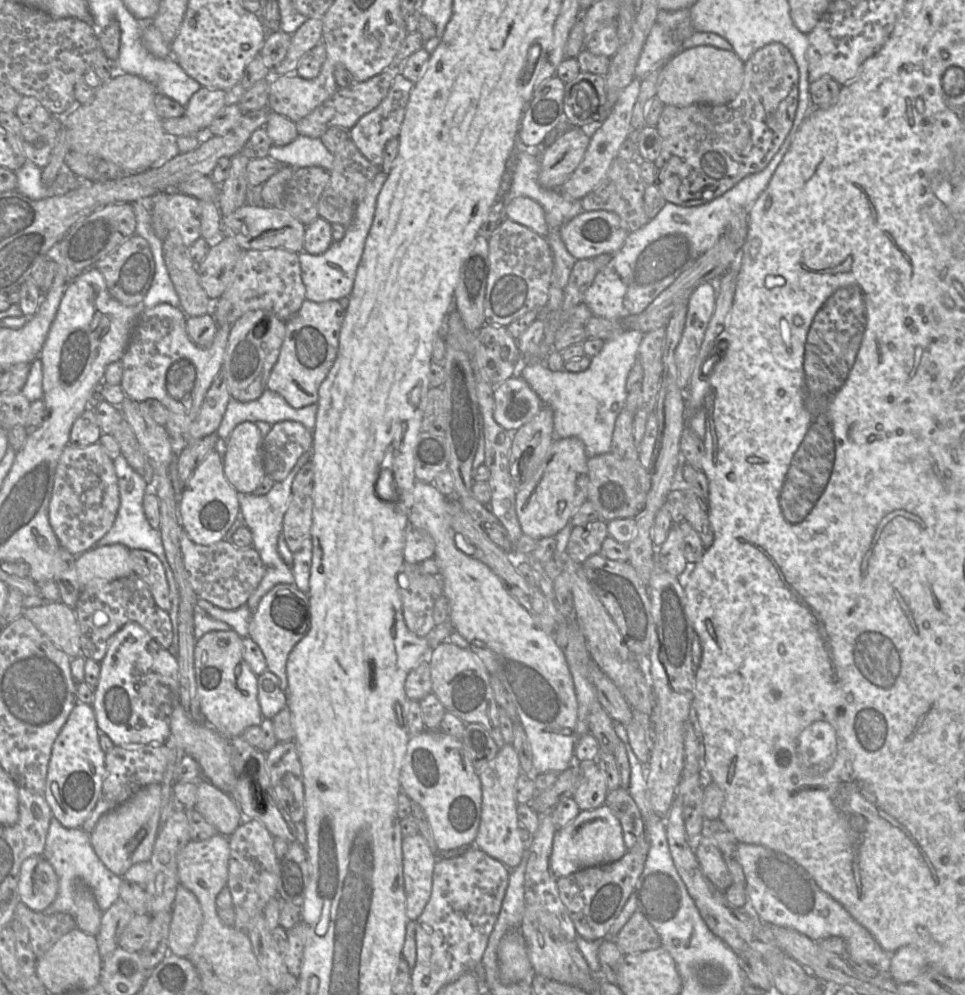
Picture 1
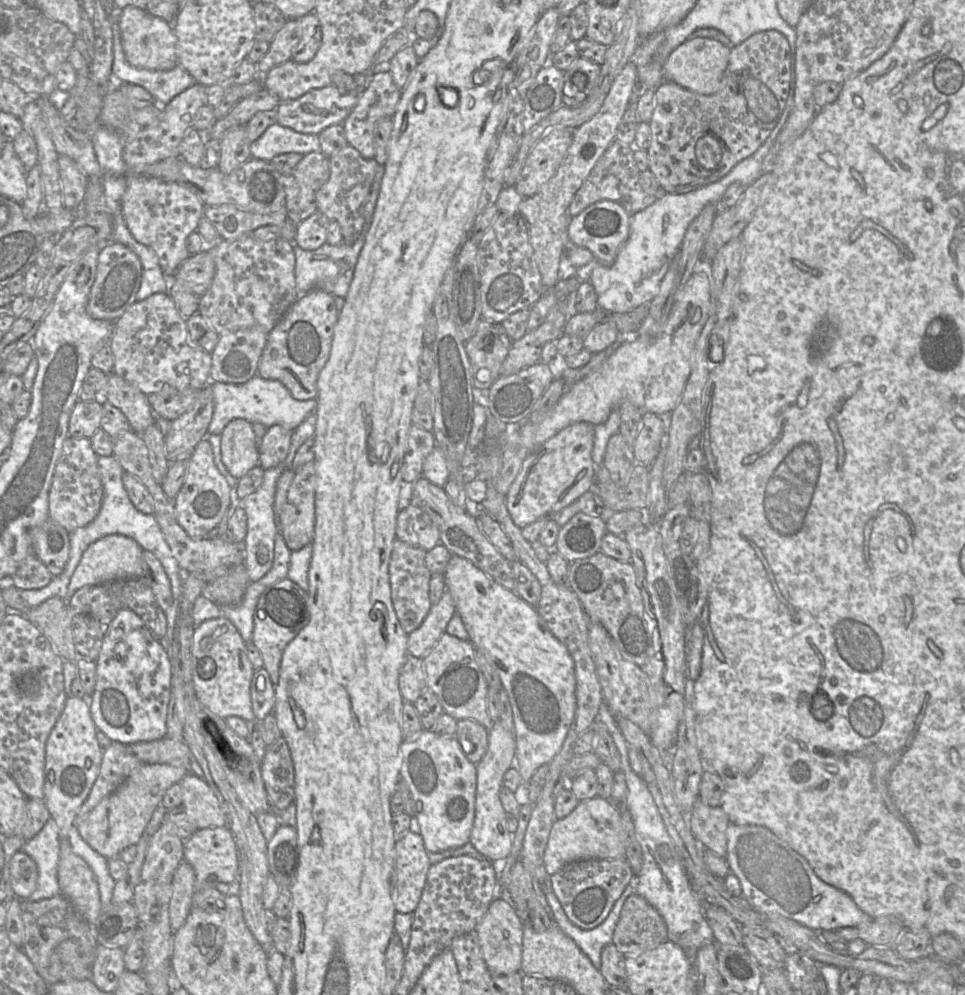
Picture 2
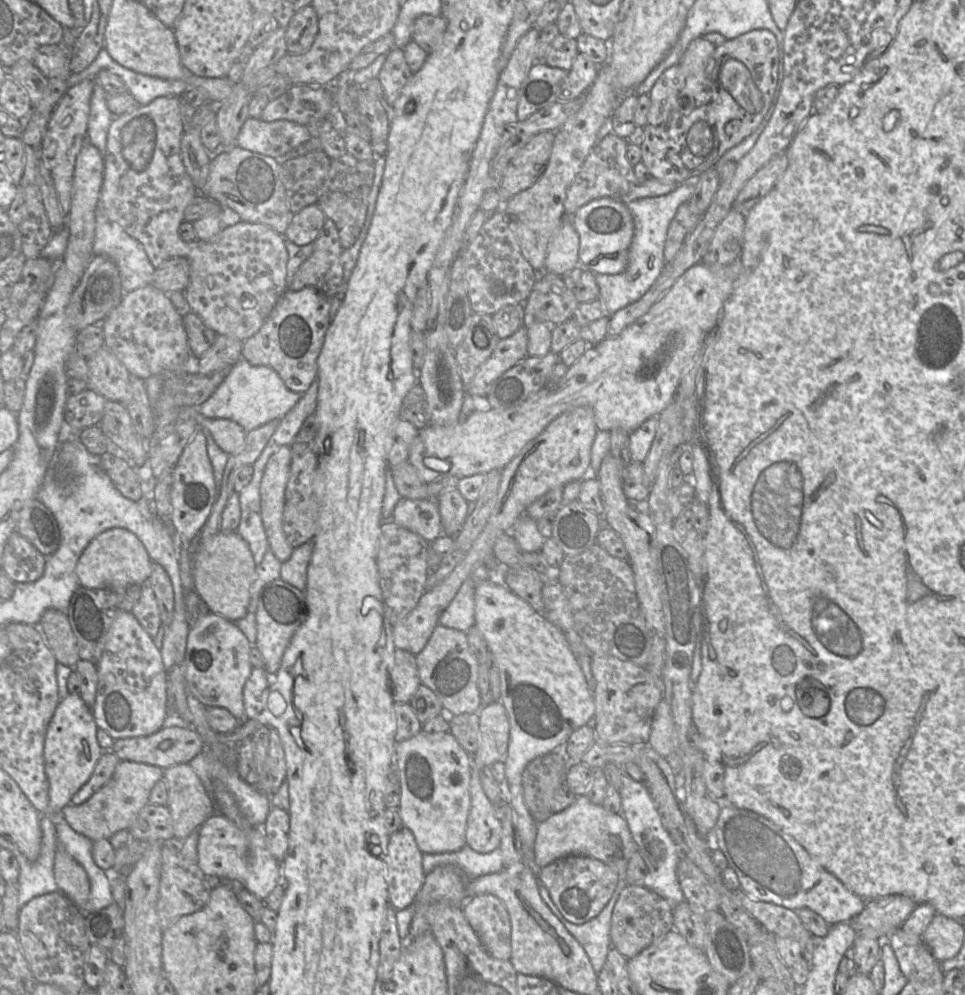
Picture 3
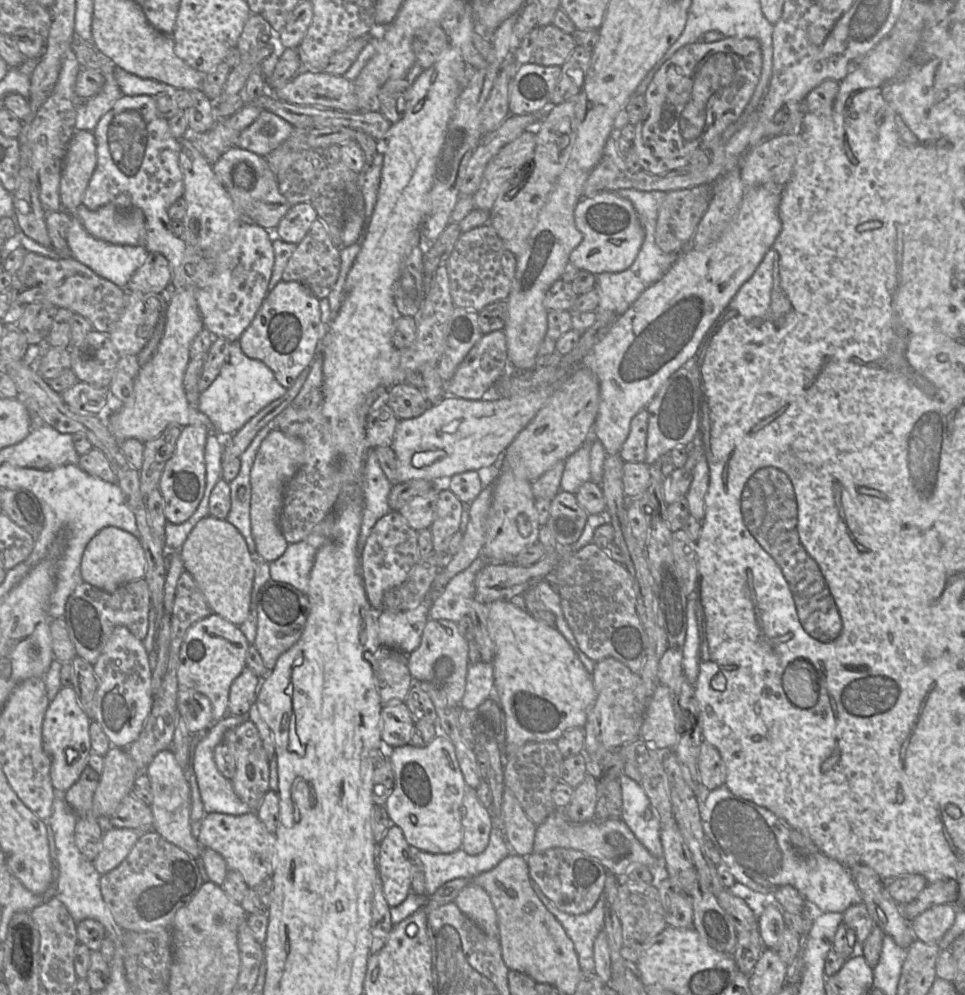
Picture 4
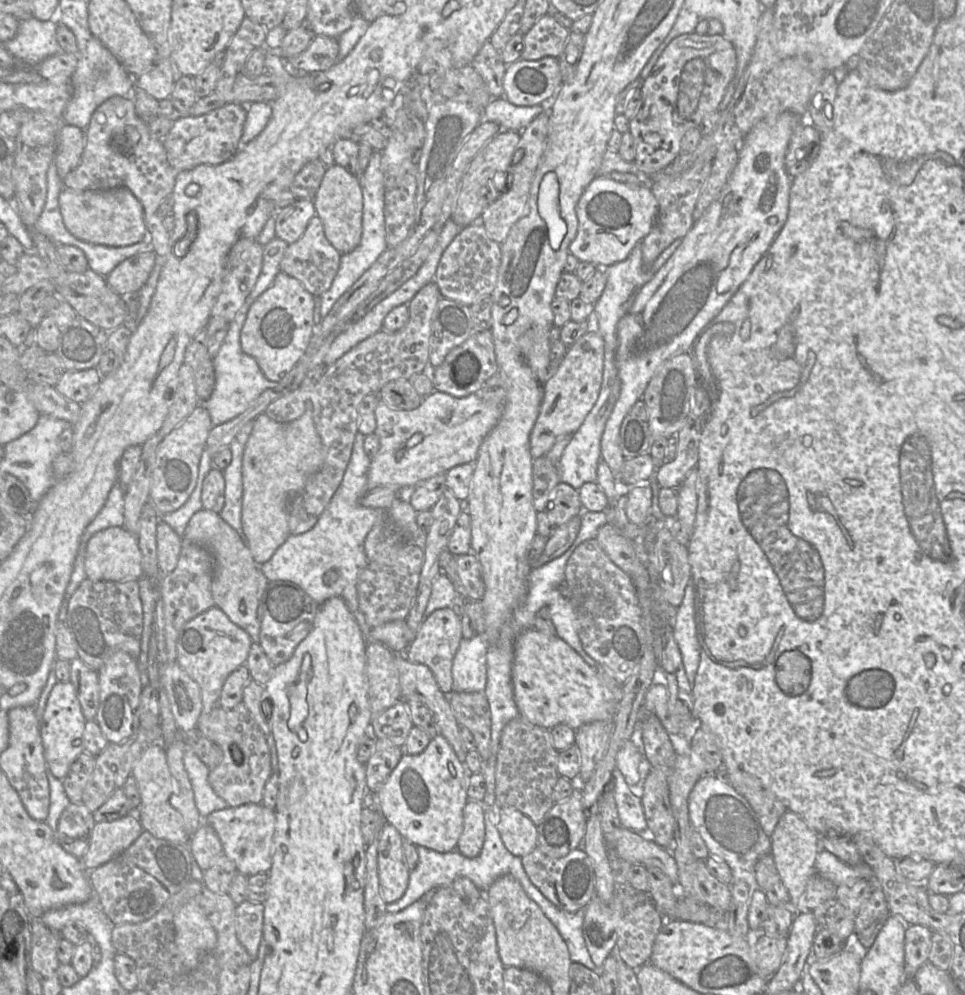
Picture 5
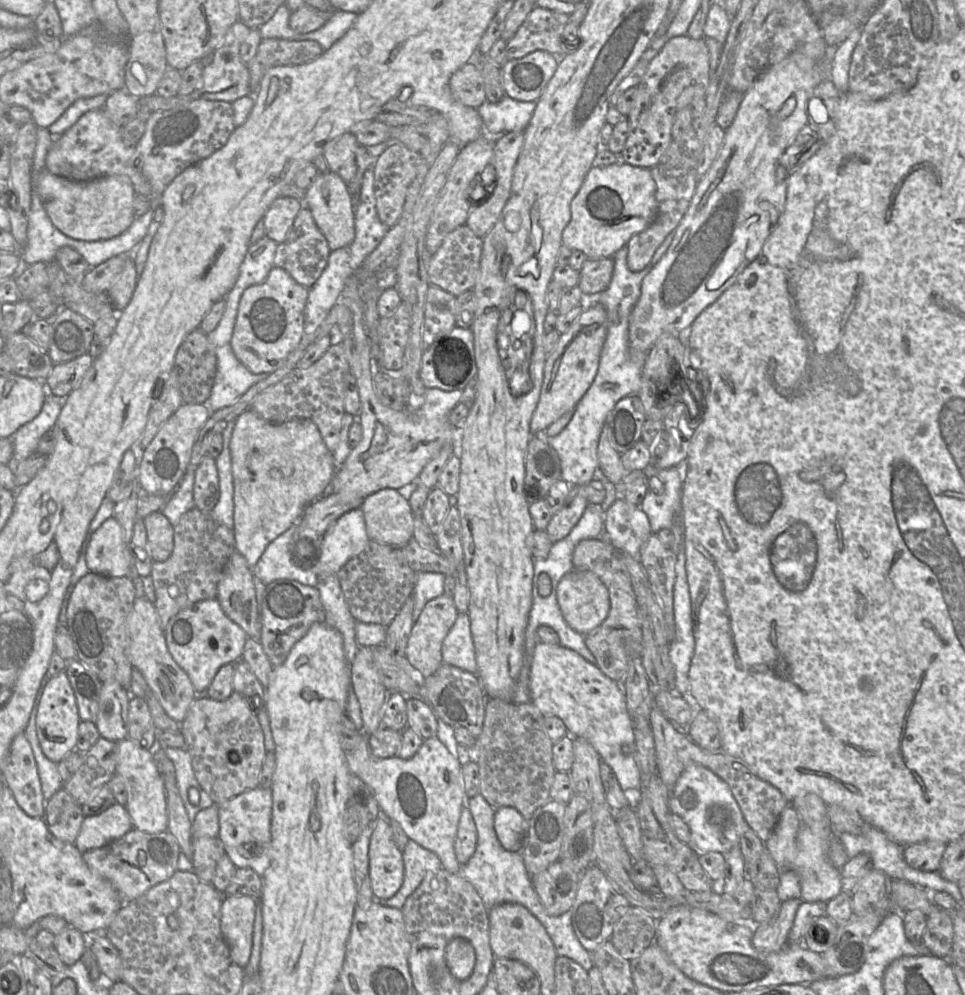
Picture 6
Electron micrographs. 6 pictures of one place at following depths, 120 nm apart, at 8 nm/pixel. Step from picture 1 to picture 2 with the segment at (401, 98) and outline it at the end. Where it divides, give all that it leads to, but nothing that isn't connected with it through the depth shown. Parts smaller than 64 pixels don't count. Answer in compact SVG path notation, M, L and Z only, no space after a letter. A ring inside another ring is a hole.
M389 71L375 72L359 101L341 123L344 127L348 144L354 147L364 158L372 159L375 157L374 129L376 123L383 117L392 118L401 93L402 90L396 86Z

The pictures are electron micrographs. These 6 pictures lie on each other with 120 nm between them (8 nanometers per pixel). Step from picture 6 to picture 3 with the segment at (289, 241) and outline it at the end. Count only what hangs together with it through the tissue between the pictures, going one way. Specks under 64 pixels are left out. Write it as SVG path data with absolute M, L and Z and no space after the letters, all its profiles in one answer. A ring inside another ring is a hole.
M326 217L322 230L313 242L312 254L299 266L290 290L314 288L326 297L335 296L342 283L342 248L335 223Z

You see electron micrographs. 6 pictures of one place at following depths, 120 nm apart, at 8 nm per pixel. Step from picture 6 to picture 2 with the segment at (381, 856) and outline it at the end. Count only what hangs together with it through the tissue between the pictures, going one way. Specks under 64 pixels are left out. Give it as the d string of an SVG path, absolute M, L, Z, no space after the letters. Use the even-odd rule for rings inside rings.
M419 833L398 836L392 875L392 897L396 912L413 913L417 908L431 863Z

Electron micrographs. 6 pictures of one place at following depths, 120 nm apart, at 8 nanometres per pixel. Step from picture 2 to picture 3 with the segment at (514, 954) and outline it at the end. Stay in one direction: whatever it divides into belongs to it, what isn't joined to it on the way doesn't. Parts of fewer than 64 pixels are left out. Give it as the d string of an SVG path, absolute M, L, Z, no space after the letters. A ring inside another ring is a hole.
M492 894L475 895L461 906L463 915L494 958L511 957L511 922L500 898Z

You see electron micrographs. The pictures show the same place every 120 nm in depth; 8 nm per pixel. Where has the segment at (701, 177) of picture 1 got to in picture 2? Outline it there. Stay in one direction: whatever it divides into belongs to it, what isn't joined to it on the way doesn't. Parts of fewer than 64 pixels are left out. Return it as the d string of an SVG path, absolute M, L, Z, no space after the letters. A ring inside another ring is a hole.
M775 30L754 33L741 44L730 48L728 67L722 79L722 87L712 95L702 95L664 80L655 88L655 106L650 122L651 143L647 149L649 170L655 176L661 190L669 194L684 194L715 183L723 178L740 161L754 154L773 131L780 131L793 107L795 90L794 54L791 52L787 39Z

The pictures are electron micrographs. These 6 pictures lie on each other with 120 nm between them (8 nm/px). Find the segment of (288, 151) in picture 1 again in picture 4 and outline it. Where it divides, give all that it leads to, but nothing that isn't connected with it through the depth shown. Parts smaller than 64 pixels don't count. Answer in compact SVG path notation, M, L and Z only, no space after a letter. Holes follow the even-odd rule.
M261 110L258 118L239 135L236 146L265 157L280 146L294 131L294 126L267 110Z

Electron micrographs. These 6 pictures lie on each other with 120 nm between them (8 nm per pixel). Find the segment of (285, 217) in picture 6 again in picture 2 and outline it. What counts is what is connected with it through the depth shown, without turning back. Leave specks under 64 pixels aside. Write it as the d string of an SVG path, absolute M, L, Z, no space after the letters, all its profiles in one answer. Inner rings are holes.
M320 210L296 225L294 244L304 250L315 250L327 242L330 219Z

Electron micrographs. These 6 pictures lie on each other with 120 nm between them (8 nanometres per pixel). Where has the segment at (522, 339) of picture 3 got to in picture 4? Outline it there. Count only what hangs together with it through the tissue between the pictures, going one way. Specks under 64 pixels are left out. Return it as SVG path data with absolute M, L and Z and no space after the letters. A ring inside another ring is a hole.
M503 330L483 334L472 347L463 361L458 365L452 378L445 382L445 392L469 400L482 399L487 390L503 375L506 365L510 363L507 353L506 336Z

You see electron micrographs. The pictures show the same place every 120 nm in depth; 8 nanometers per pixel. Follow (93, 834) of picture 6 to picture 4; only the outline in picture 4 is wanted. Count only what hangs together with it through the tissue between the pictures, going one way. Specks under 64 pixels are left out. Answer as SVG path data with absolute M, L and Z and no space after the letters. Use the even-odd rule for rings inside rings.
M114 827L105 832L102 837L102 849L92 861L100 875L115 869L128 856L140 835L139 830L131 828Z

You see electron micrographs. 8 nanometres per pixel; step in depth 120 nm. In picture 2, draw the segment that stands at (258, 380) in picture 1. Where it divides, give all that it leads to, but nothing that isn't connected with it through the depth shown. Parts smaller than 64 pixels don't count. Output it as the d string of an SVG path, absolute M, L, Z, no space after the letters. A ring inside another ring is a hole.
M247 328L219 334L218 343L211 352L210 380L228 384L243 384L257 375L258 363L267 342L268 333L259 328Z

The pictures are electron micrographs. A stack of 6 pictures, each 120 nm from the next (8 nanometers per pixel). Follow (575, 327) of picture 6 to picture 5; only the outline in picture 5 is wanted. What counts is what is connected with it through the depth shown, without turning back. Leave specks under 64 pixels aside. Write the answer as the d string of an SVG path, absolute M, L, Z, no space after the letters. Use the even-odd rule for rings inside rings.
M595 329L588 330L567 348L556 371L545 383L544 395L530 433L530 453L533 459L545 456L558 437L574 434L582 425L598 399L604 368L604 340Z

